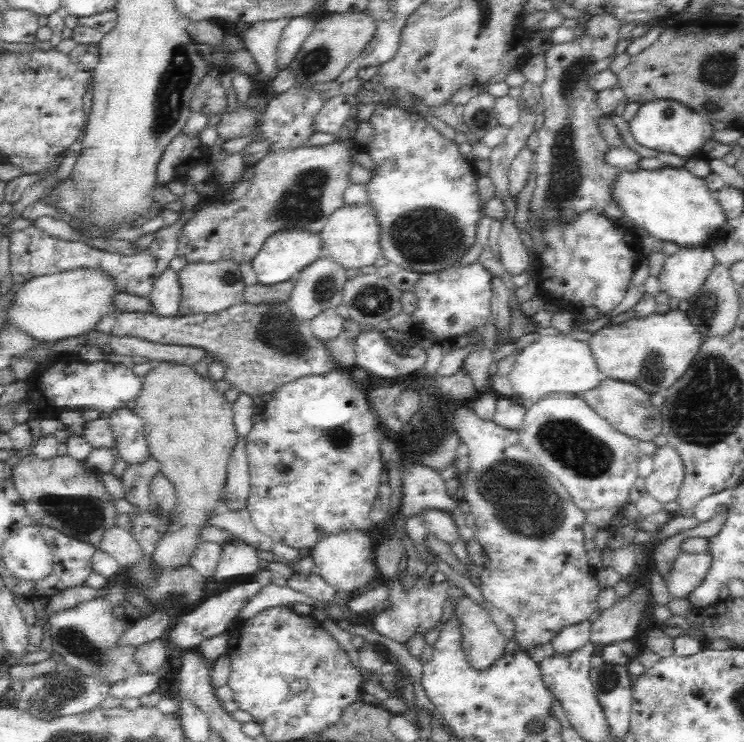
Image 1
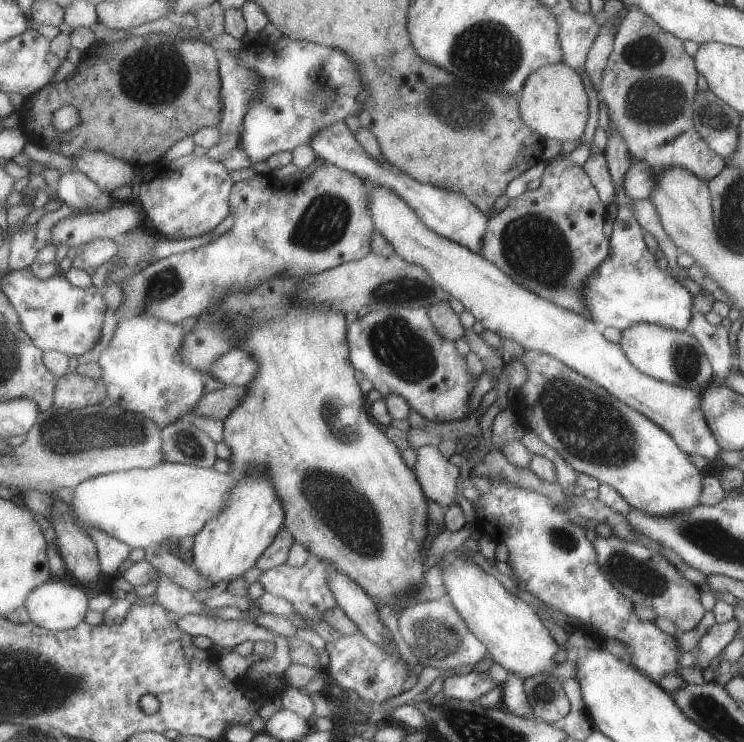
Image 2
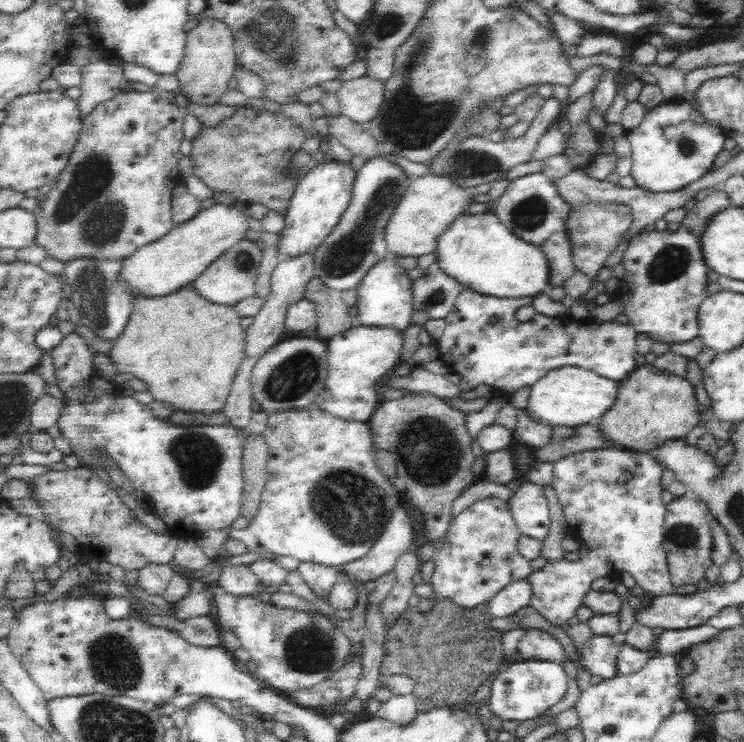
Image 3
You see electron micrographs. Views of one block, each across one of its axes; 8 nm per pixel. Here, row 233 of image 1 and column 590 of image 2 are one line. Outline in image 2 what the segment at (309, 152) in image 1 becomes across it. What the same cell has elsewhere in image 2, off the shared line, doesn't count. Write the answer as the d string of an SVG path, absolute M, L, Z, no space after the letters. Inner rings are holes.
M555 156L546 164L541 181L534 190L525 189L519 196L512 198L505 208L487 219L487 230L483 234L483 256L497 268L502 269L511 280L538 293L539 296L587 317L587 308L583 304L581 286L583 280L607 258L609 239L601 231L607 220L606 207L599 200L597 190L583 168L567 156Z

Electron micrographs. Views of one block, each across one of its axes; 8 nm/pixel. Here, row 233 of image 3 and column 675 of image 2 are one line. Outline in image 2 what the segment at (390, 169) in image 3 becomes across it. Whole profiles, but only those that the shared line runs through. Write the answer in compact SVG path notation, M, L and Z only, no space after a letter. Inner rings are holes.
M639 322L620 331L619 346L625 358L639 372L657 380L674 384L687 390L701 392L712 382L712 368L701 345L686 330L663 328L657 324Z

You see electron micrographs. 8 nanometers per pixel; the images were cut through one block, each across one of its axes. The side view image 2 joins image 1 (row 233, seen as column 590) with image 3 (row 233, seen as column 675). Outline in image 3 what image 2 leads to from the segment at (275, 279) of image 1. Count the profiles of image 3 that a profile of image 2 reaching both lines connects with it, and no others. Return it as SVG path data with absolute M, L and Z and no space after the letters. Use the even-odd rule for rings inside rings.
M334 156L317 162L296 184L288 212L284 214L285 226L280 232L278 251L284 256L298 256L310 248L319 247L331 230L340 222L352 198L352 186L356 180L352 163L337 161Z

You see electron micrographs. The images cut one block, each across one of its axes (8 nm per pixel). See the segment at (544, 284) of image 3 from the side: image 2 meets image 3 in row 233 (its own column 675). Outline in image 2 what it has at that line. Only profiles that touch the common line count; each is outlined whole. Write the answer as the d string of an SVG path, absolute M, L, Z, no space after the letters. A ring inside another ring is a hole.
M524 350L521 364L525 366L527 376L521 385L521 399L516 406L518 416L525 422L527 430L555 450L571 468L593 476L600 484L608 484L631 507L649 516L676 516L685 508L699 505L699 494L703 488L702 471L695 468L689 455L677 448L675 440L663 428L547 353Z

